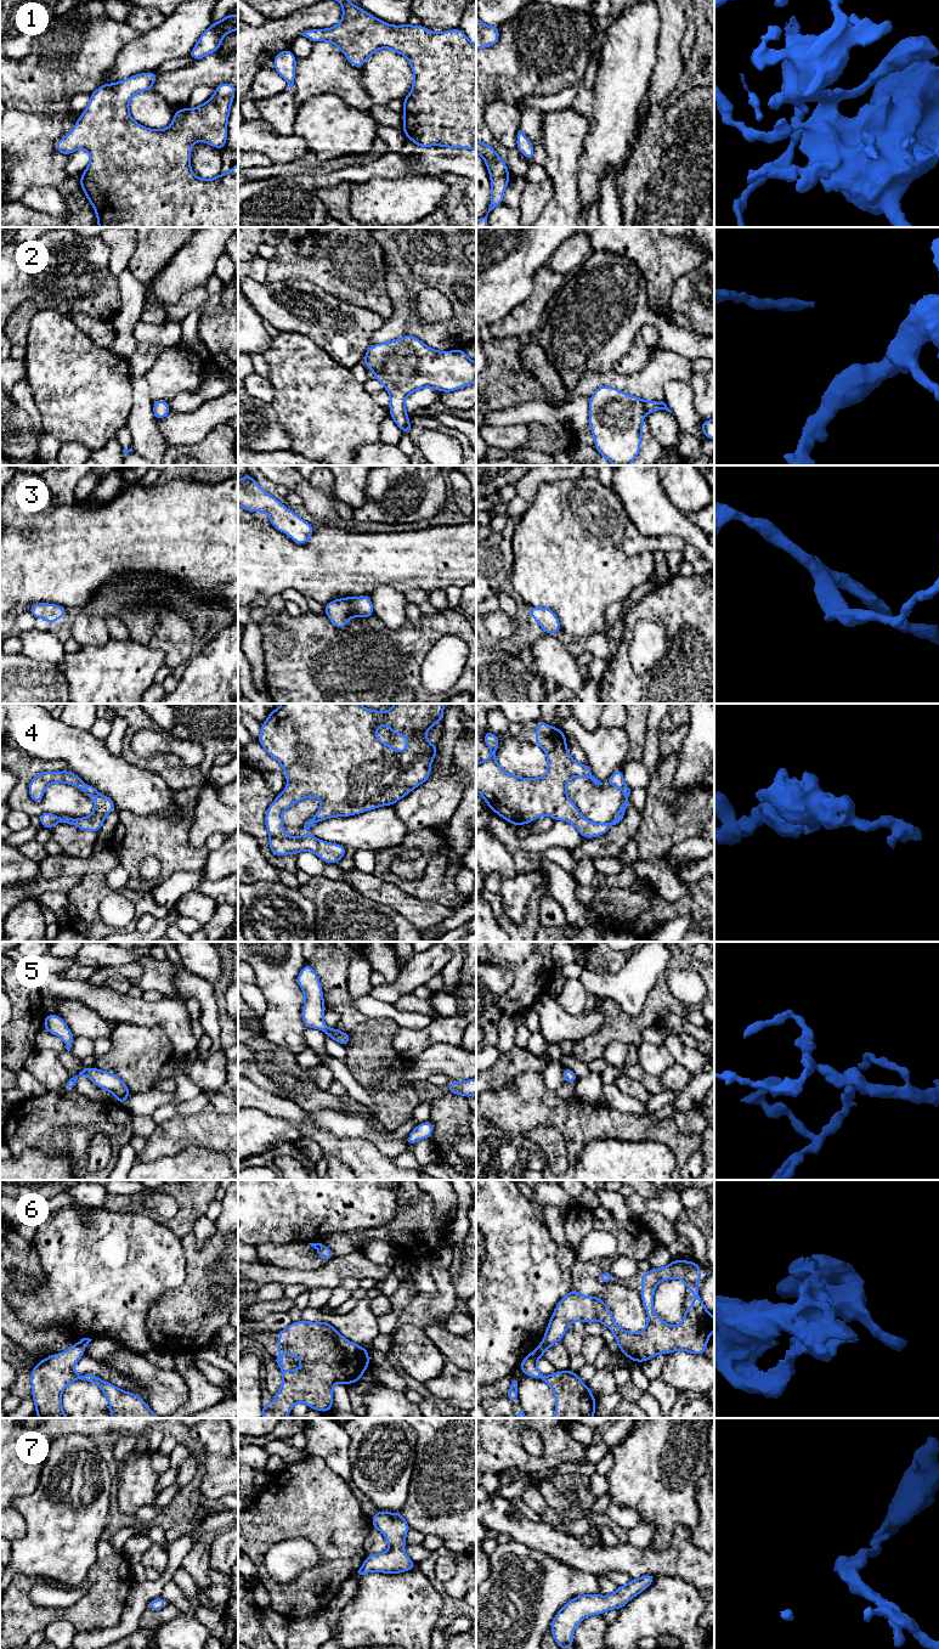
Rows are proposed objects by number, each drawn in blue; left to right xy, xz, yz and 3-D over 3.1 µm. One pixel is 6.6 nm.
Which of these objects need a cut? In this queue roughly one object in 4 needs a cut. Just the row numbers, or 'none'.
6

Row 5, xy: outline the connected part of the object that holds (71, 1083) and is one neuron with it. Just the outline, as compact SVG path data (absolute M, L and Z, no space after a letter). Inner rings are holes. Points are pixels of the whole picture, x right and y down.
M83 1066L75 1075L68 1077L64 1090L69 1091L75 1089L77 1080L85 1074L97 1088L112 1092L118 1099L119 1105L126 1105L128 1096L132 1092L128 1089L124 1080L112 1072L100 1071L96 1067L87 1068Z

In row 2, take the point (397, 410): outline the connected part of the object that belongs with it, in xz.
M414 335L370 345L362 361L390 394L390 417L402 433L413 429L405 400L422 388L452 393L476 382L476 363L463 349L436 351Z

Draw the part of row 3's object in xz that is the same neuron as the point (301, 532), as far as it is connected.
M250 474L238 480L238 506L250 513L265 512L271 525L298 544L306 544L315 531L313 525L264 491Z

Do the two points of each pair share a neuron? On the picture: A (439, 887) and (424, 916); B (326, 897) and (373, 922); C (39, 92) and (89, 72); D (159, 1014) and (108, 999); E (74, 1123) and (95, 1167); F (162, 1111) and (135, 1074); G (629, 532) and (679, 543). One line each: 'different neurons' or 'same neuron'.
A: different neurons
B: same neuron
C: same neuron
D: same neuron
E: different neurons
F: different neurons
G: same neuron

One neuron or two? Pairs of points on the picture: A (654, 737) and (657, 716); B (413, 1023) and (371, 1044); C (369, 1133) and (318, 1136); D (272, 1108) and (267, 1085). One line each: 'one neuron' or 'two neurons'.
A: one neuron
B: two neurons
C: two neurons
D: two neurons

